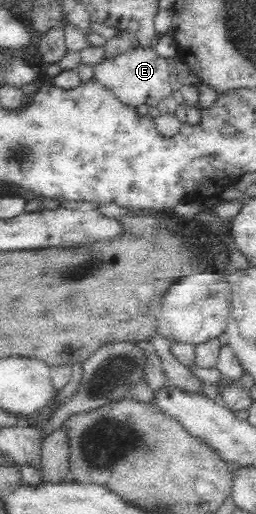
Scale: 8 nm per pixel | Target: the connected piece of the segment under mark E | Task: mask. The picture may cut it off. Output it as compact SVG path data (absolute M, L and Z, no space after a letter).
M138 45L129 47L121 54L115 55L111 60L103 60L101 64L93 66L94 77L103 86L106 86L119 100L137 108L141 104L156 106L163 98L169 96L174 90L171 88L171 66L169 59L159 55L155 47Z

